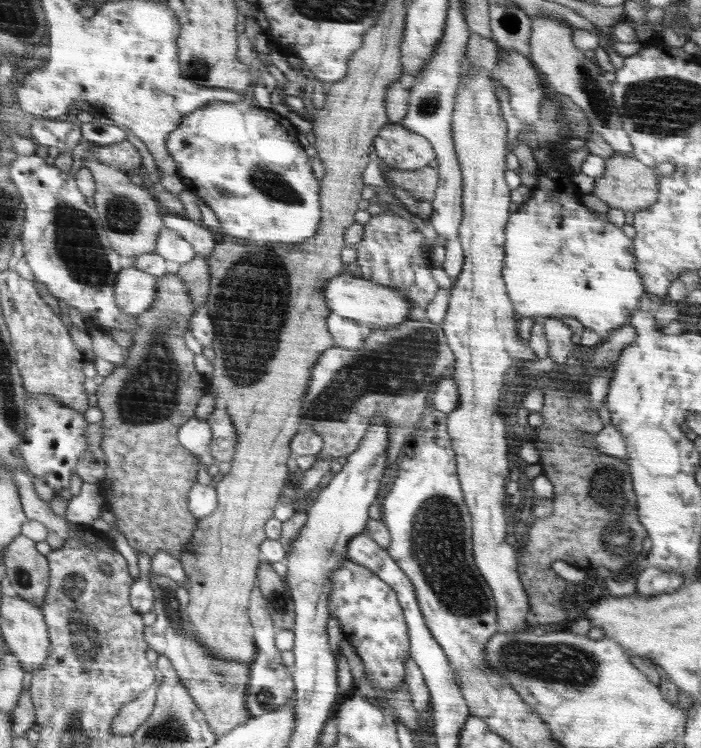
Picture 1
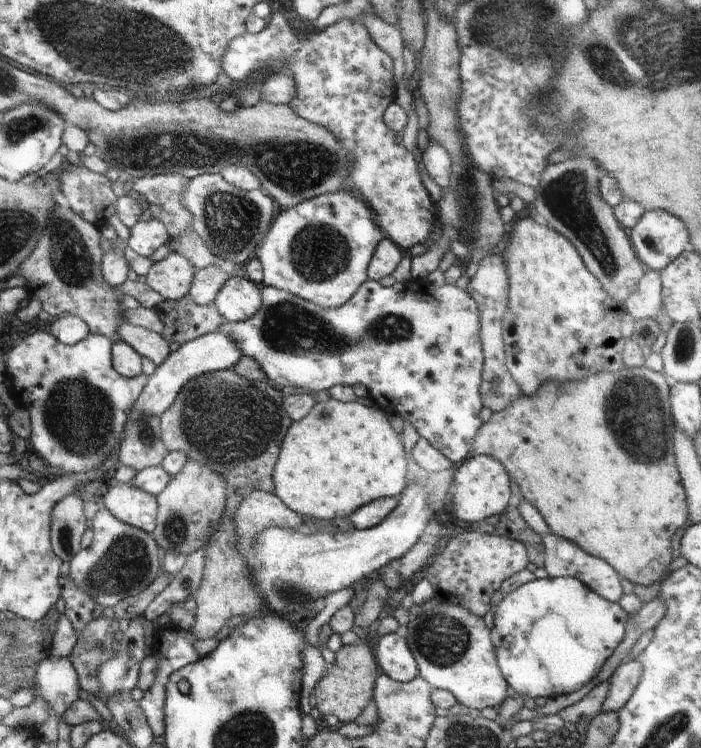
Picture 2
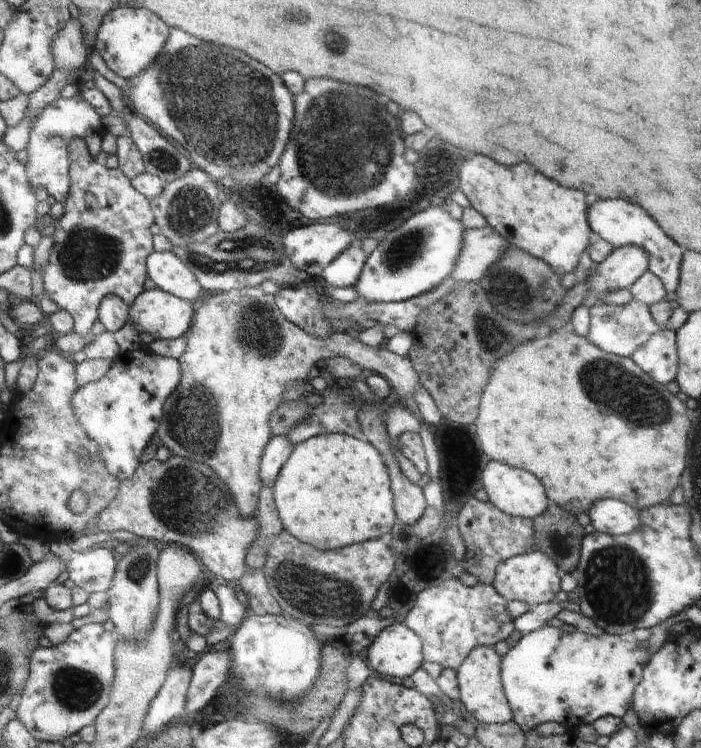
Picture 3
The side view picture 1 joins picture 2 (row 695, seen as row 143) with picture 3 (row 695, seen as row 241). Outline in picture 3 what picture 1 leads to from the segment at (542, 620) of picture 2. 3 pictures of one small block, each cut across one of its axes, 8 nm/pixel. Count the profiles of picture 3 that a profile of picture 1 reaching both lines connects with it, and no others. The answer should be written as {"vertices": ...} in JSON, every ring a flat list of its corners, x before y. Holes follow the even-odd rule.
{"vertices":[[550,624,523,634,503,658,503,684,508,702,515,712,513,721,528,732,547,722,562,725,568,722,569,729,571,726,578,728,578,724,592,724,604,716,621,718,631,707,635,689,643,680,648,662,652,662,652,655,646,645,637,644,629,636,610,633,594,636,577,630,568,632]]}

